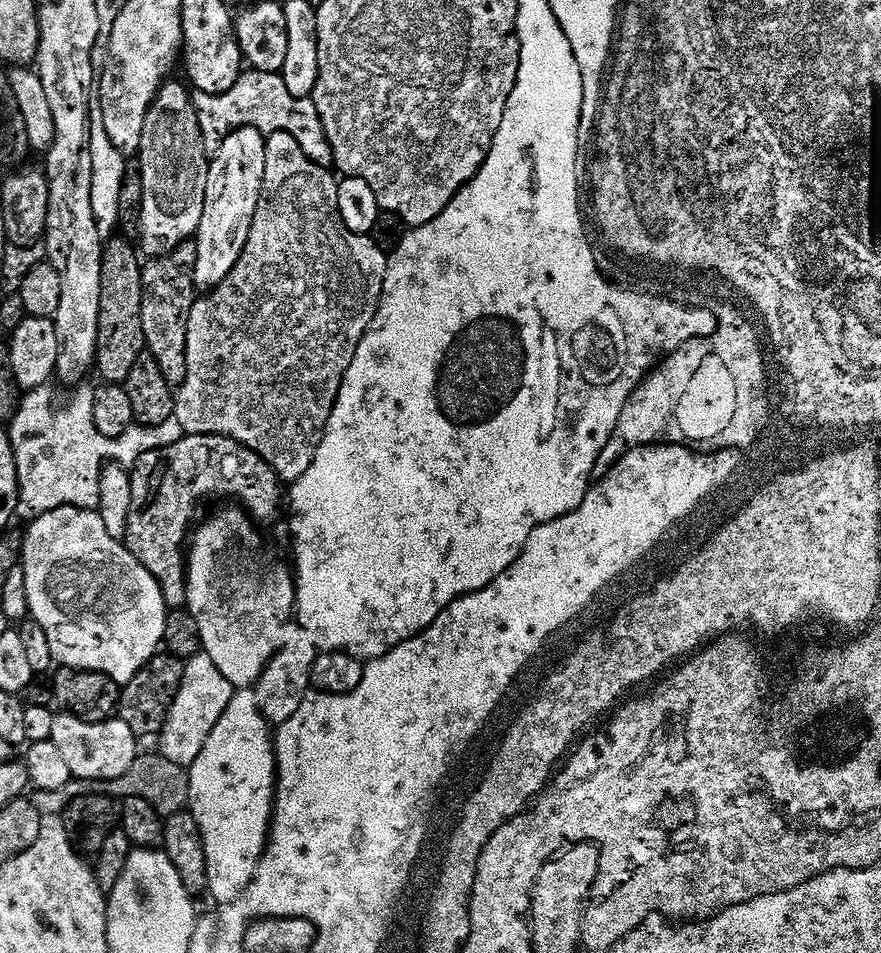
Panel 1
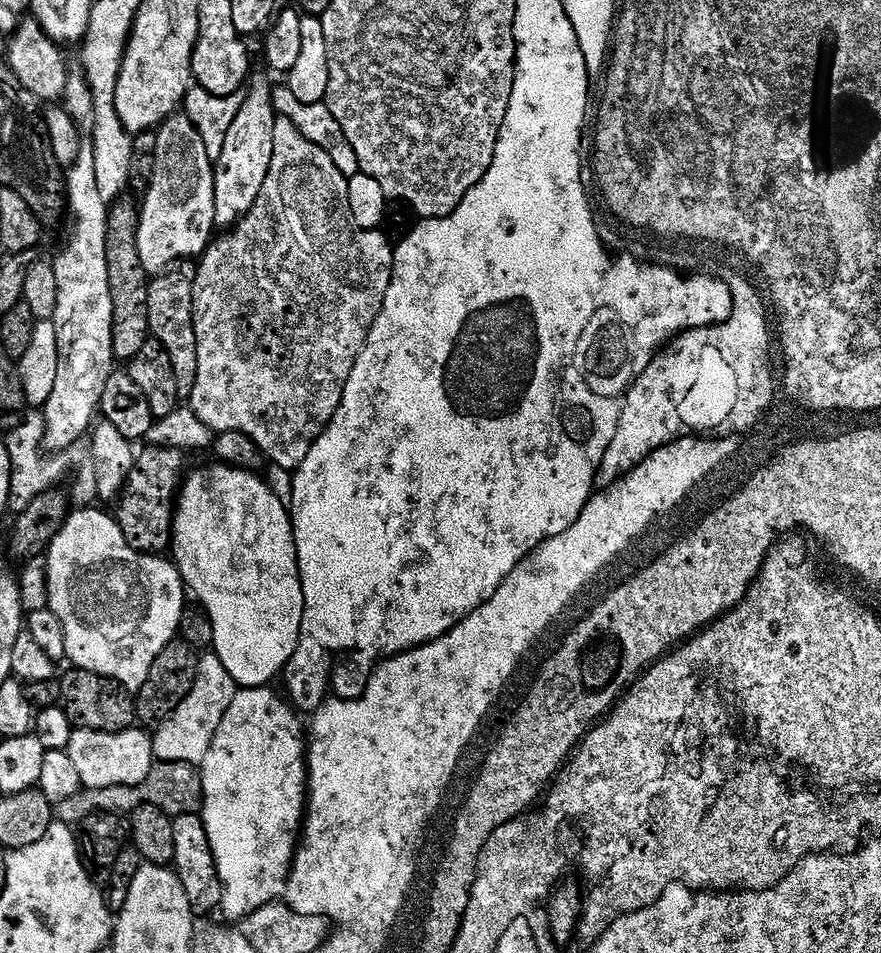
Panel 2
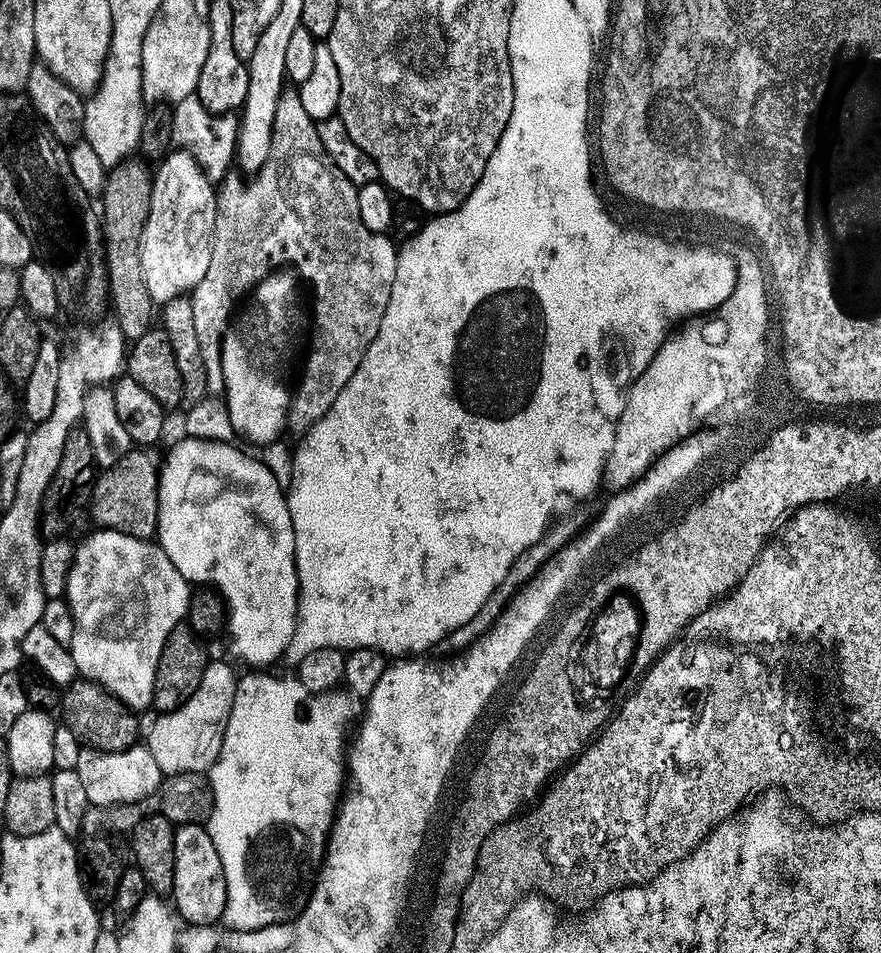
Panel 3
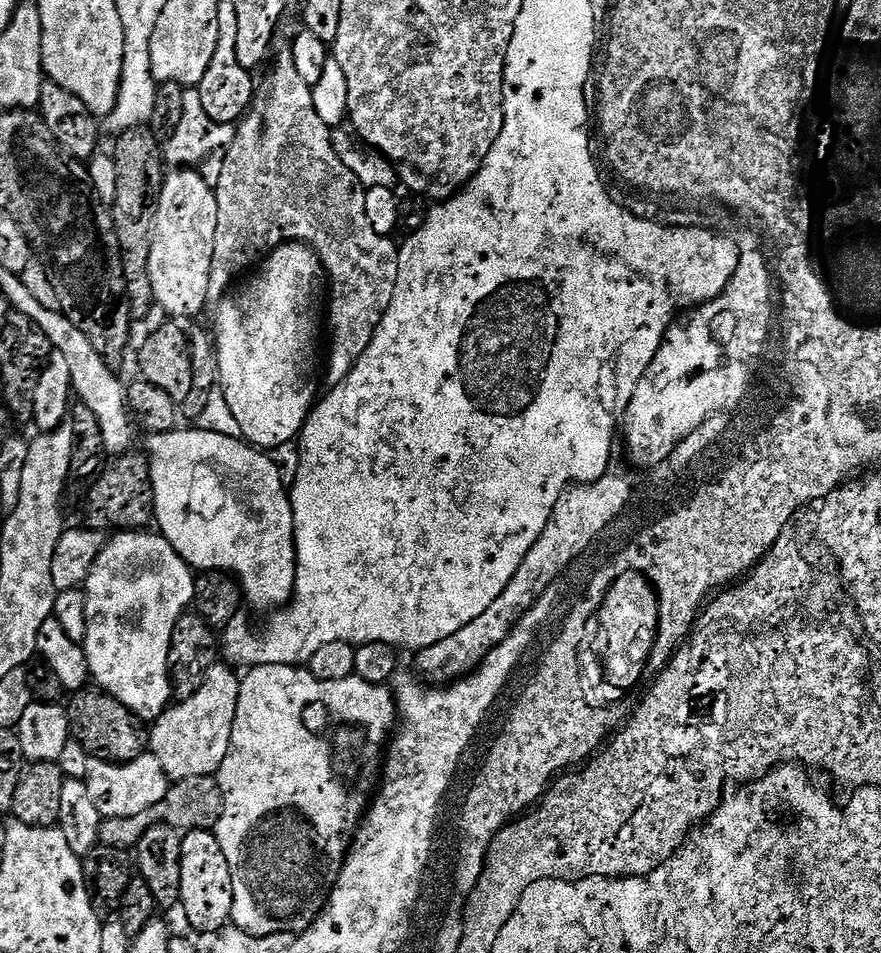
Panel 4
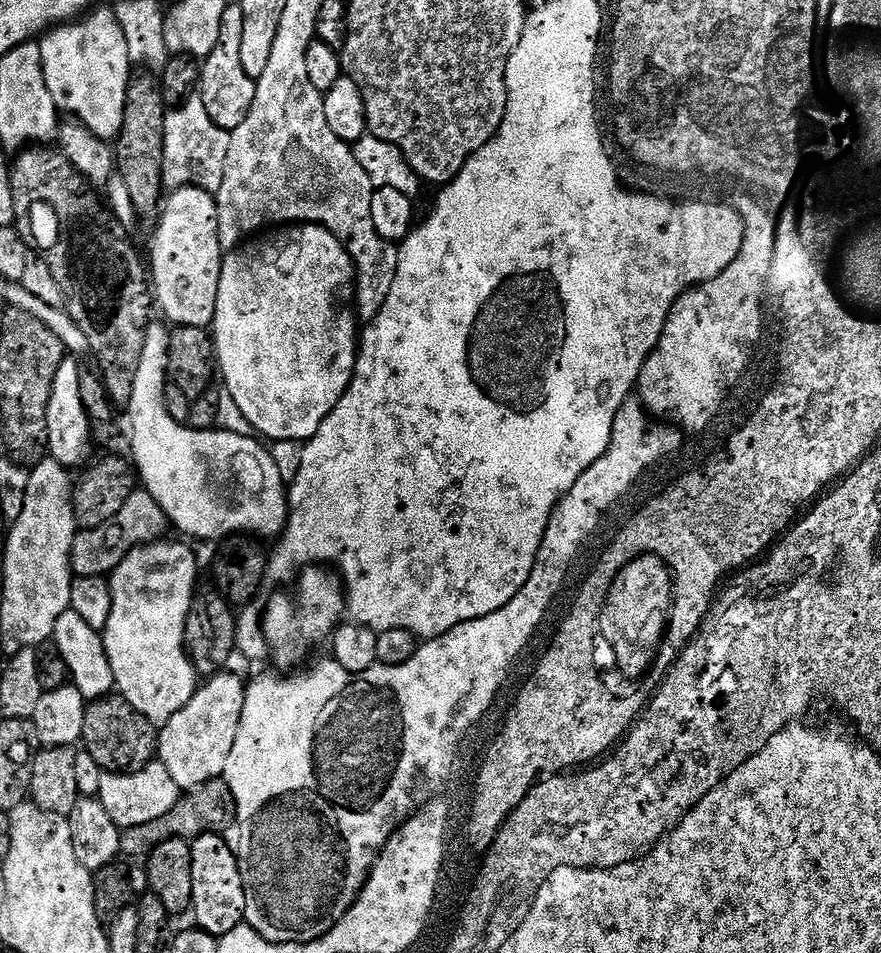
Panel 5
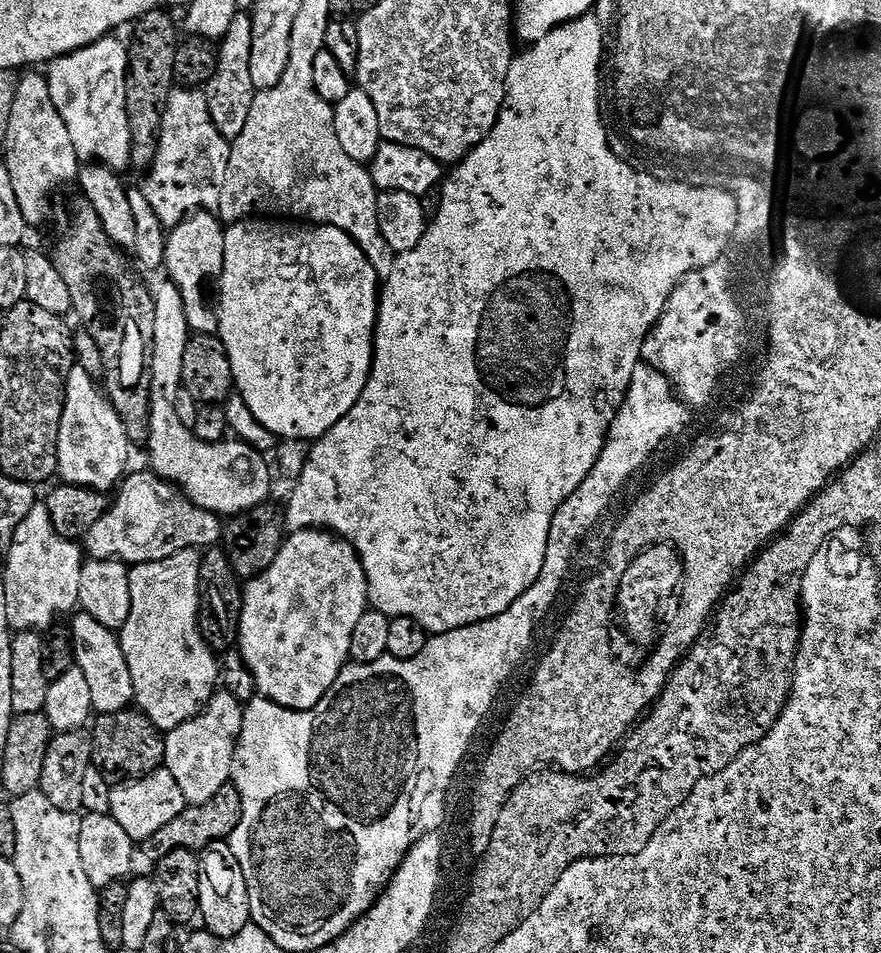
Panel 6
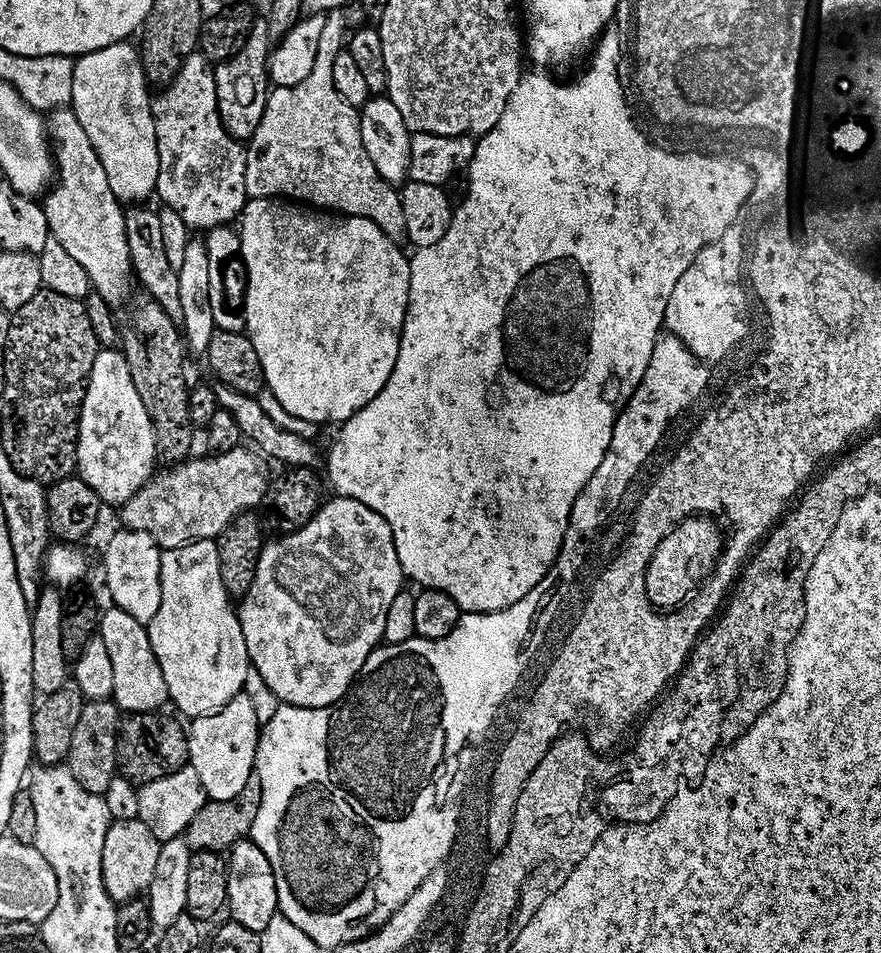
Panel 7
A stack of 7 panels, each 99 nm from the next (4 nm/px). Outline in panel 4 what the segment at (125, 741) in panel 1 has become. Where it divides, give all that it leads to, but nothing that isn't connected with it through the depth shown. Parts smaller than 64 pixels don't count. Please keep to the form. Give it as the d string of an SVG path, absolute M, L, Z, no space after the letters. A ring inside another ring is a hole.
M141 754L127 762L89 759L83 781L89 788L90 798L104 818L142 814L142 810L158 806L158 802L166 798L170 787L169 778L162 770L162 762L158 762L158 758L151 754Z

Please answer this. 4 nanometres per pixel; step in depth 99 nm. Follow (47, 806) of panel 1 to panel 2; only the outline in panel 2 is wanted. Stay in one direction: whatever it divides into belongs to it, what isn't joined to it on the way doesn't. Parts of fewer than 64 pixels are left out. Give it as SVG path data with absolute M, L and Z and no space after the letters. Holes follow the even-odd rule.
M156 762L153 763L150 774L146 774L144 781L136 786L82 787L80 792L55 805L54 816L61 824L79 826L83 820L99 812L109 812L115 816L127 817L136 809L138 801L141 804L158 806L158 810L162 810L173 818L199 813L204 803L204 791L200 785L199 771L190 764Z

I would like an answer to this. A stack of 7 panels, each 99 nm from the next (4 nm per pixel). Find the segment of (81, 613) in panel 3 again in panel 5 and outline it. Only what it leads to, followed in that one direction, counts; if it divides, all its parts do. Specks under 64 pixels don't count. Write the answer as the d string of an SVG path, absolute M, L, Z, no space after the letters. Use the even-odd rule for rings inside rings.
M144 544L135 548L114 571L110 573L112 605L106 626L102 629L106 658L110 658L110 670L114 670L115 691L138 710L150 722L164 725L174 718L196 692L198 673L185 649L184 631L193 595L198 587L196 580L196 556L184 544Z

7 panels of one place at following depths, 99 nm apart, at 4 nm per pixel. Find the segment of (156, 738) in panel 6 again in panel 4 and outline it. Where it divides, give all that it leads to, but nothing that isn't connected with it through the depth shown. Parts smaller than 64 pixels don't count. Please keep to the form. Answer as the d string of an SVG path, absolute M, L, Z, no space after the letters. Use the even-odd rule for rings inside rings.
M85 686L79 692L71 693L67 701L71 735L84 747L89 757L113 762L135 760L145 751L150 740L150 732L145 721L136 717L118 698L114 698L102 688Z

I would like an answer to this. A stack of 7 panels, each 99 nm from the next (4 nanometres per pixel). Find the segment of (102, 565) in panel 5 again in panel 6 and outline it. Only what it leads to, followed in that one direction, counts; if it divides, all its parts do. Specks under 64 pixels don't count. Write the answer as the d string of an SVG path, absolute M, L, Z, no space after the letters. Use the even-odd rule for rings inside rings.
M147 470L148 472L136 472L125 475L122 483L119 485L116 500L114 499L109 503L108 511L104 512L98 522L94 522L94 526L90 526L90 530L86 534L86 541L88 540L88 548L86 544L86 552L89 557L97 560L109 560L115 558L124 561L129 566L135 566L138 564L145 564L151 560L161 560L162 558L170 558L174 554L178 554L182 550L187 548L195 548L204 550L211 545L215 545L216 542L212 539L212 536L204 536L204 532L196 532L196 528L204 528L204 524L192 524L192 520L196 520L196 512L192 512L192 501L188 499L187 495L175 483L169 482L167 479L161 478L155 471Z

